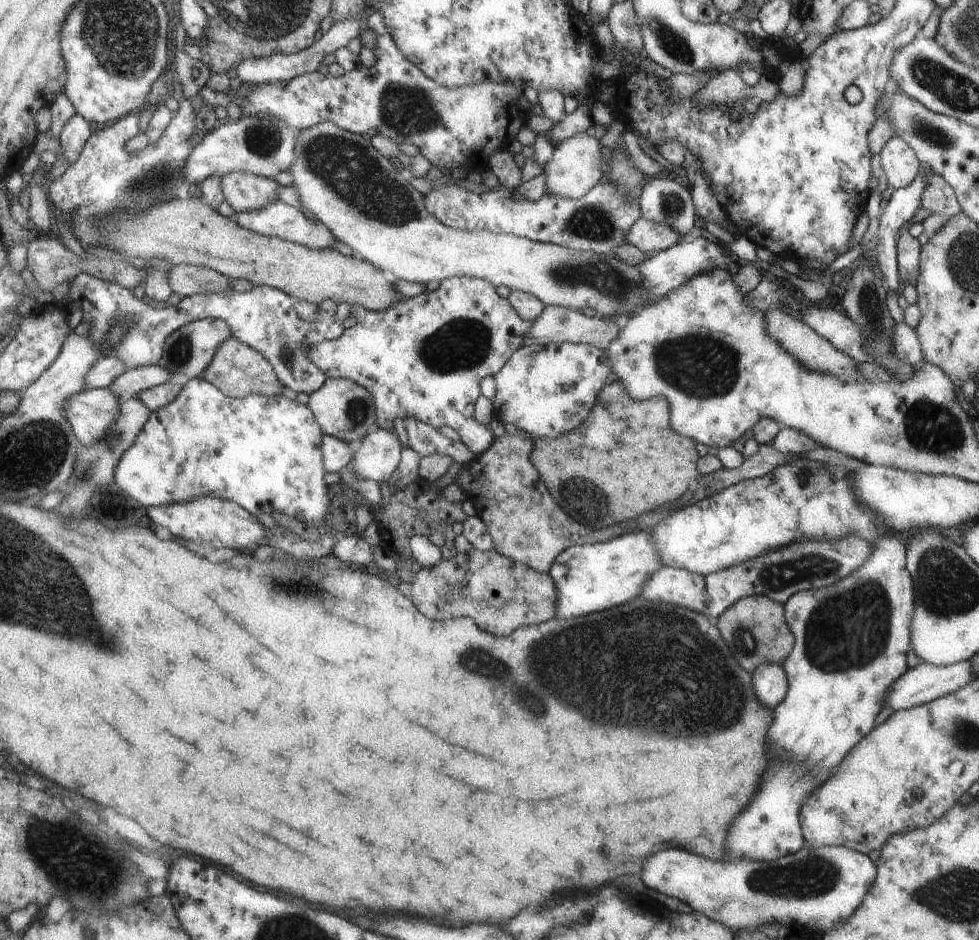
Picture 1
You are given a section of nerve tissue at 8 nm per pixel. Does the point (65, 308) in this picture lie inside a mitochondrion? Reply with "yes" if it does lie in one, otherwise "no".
no

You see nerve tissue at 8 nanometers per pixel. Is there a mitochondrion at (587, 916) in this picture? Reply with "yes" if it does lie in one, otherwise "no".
no

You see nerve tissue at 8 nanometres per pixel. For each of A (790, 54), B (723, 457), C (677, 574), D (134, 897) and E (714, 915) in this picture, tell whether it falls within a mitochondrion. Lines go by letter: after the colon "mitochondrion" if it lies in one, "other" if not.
A: other
B: other
C: other
D: other
E: other

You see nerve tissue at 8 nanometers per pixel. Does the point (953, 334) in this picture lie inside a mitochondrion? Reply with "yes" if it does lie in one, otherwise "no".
no

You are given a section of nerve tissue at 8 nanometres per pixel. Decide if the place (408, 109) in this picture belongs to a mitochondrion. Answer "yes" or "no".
yes

